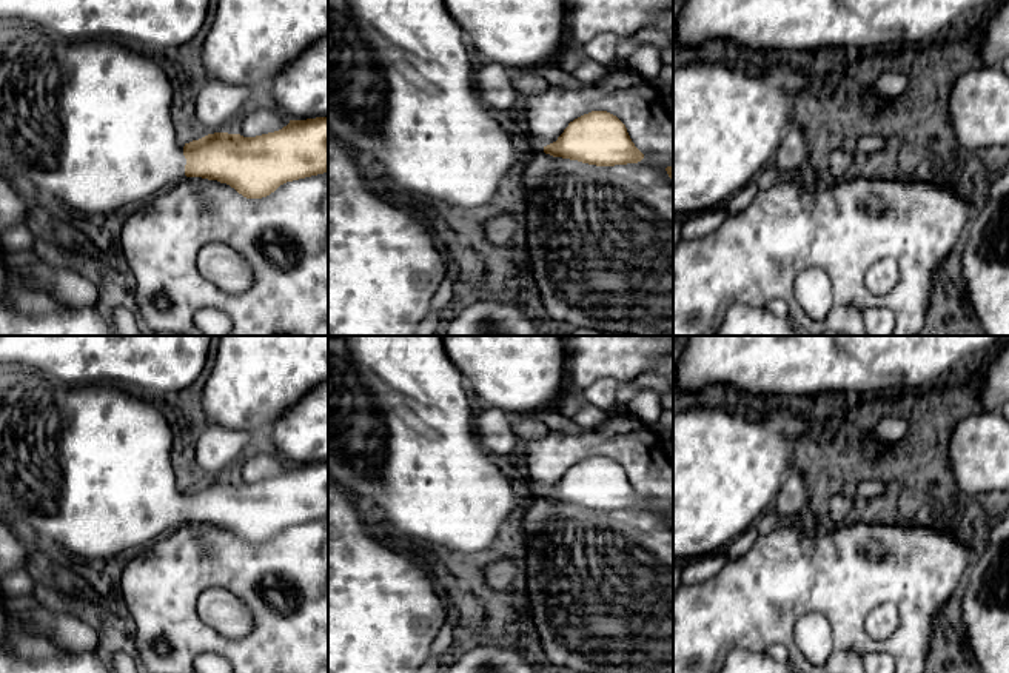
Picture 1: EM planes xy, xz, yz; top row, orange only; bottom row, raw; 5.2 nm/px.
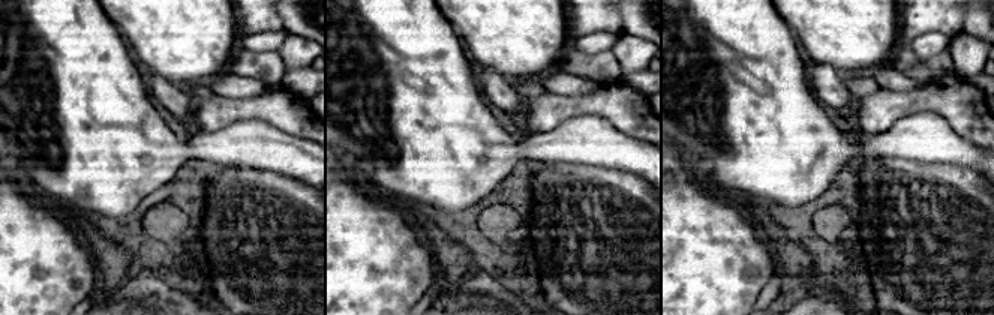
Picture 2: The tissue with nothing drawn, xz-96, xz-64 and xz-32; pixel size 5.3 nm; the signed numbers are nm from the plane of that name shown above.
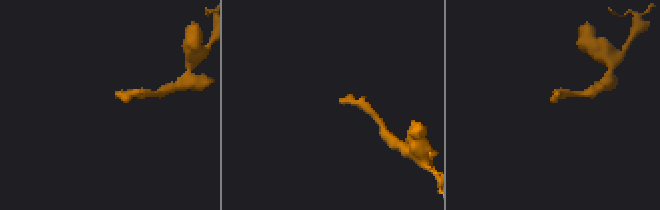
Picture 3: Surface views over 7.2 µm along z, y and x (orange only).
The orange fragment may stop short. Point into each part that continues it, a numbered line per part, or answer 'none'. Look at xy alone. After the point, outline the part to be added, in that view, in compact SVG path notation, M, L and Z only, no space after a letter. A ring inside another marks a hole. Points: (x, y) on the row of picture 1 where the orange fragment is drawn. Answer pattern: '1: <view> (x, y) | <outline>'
1: xy (88, 123) | M6 23L0 26L0 172L37 197L69 205L85 219L128 211L183 179L186 165L183 156L185 143L177 134L171 116L171 103L173 85L154 52L145 49L134 52L119 40L111 39L63 40L35 25Z

